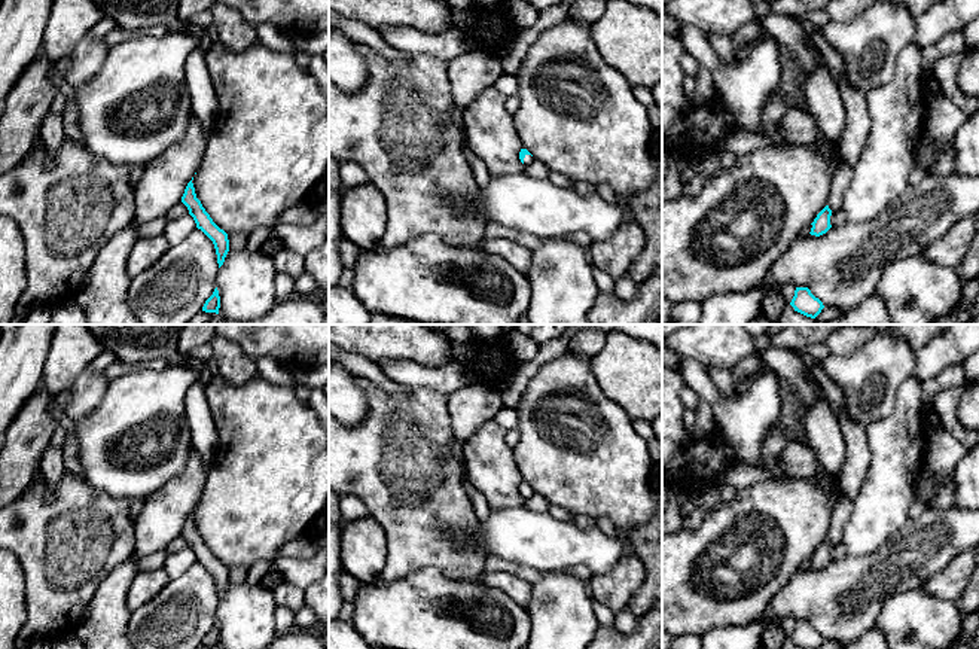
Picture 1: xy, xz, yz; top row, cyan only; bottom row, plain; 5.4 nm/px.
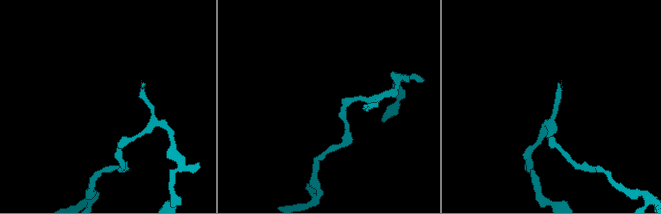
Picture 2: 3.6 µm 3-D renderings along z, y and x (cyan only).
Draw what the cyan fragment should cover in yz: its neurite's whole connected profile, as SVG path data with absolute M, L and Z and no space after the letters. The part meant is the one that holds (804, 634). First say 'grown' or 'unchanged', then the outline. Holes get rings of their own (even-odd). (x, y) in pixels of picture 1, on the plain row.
unchanged; M796 621L790 639L803 649L818 649L824 642L823 636L808 621Z

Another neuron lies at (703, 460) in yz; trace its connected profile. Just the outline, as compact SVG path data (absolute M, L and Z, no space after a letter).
M713 429L702 438L690 438L662 475L670 482L670 488L681 485L695 491L722 481L736 461L735 450Z

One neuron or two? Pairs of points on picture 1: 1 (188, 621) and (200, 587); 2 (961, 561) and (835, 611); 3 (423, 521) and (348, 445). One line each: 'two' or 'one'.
1: one
2: two
3: one

